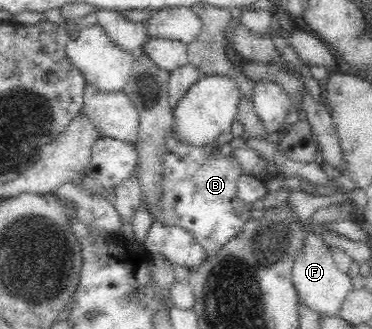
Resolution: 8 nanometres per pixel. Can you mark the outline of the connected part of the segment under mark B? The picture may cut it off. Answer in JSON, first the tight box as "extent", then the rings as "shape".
{"extent":[140,126,252,254],"shape":[[[177,126],[162,132],[162,162],[156,196],[140,196],[140,209],[147,210],[153,222],[176,225],[188,229],[205,254],[214,254],[226,240],[236,236],[246,221],[251,219],[252,202],[238,194],[240,178],[244,170],[234,154],[222,154],[212,150],[208,144],[192,144],[179,140]]]}

